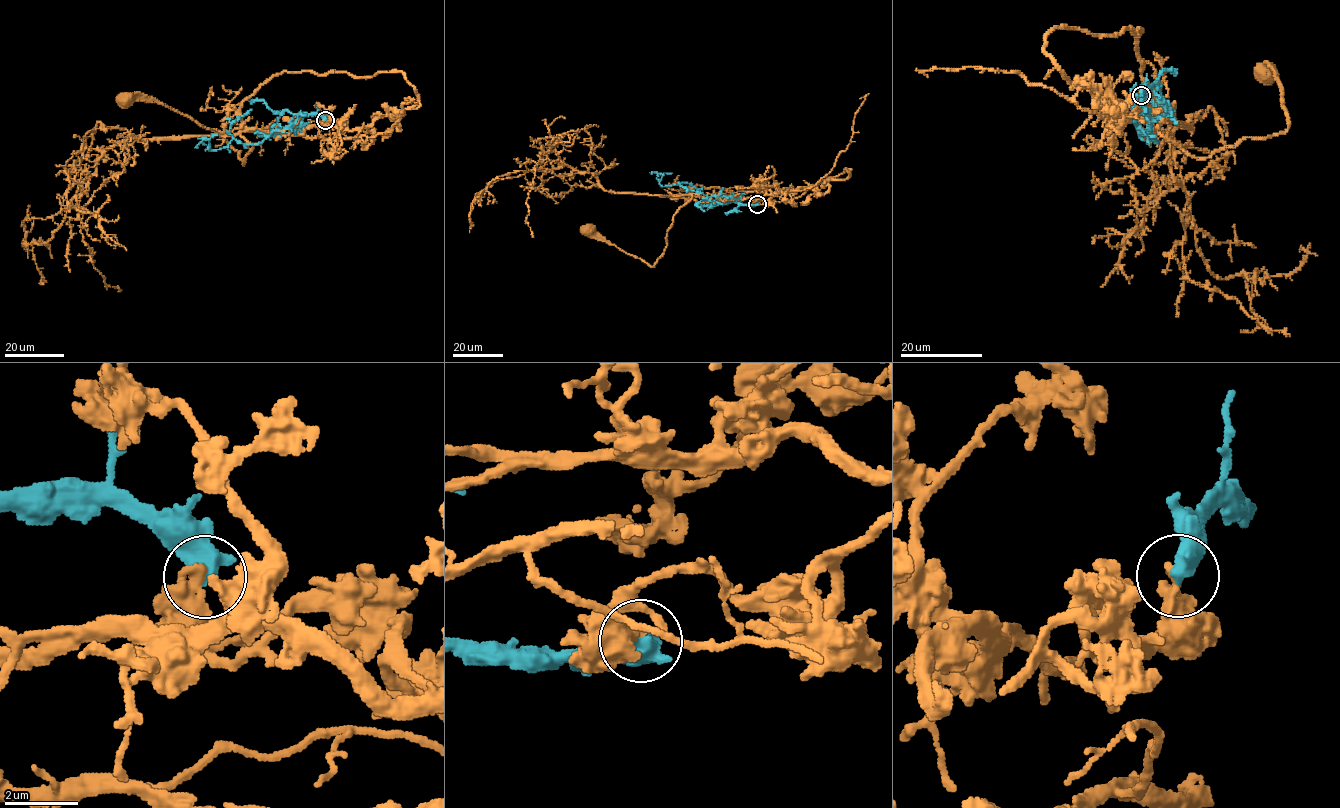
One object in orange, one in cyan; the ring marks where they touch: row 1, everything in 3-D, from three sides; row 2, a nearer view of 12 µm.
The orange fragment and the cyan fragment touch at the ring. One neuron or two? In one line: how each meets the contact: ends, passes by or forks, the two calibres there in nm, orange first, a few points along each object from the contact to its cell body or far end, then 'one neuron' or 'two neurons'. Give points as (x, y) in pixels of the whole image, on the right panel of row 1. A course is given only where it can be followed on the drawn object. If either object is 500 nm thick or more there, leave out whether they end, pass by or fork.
440 nm thick on the orange side, 600 nm on the other; orange runs (1140, 95), (1115, 110), (1118, 101), (1159, 111), (1158, 132), (1206, 158), (1287, 128), (1275, 73), (1261, 75); cyan runs (1141, 95), (1145, 87), (1150, 88), (1142, 98), (1152, 121), (1148, 134), (1157, 141), (1139, 128), (1143, 140); two neurons

